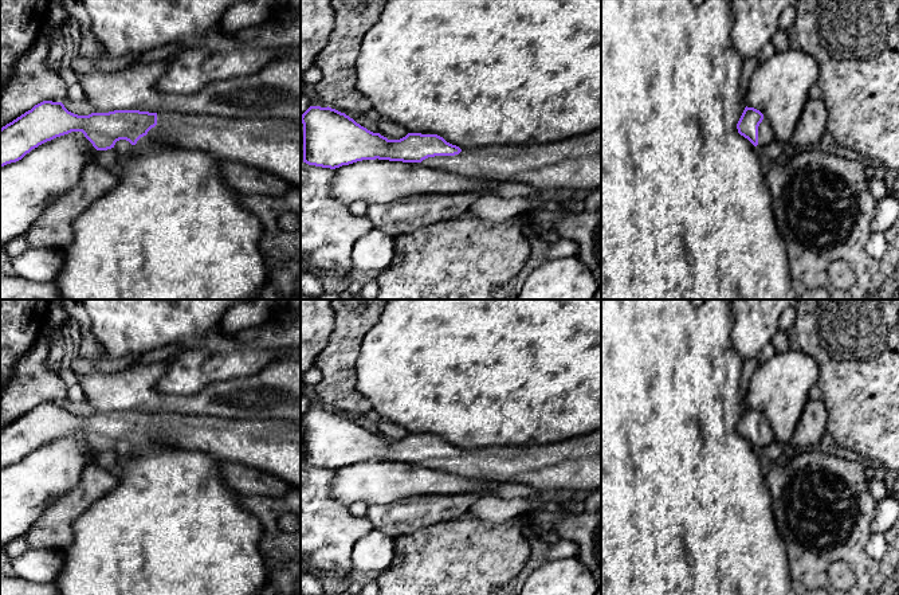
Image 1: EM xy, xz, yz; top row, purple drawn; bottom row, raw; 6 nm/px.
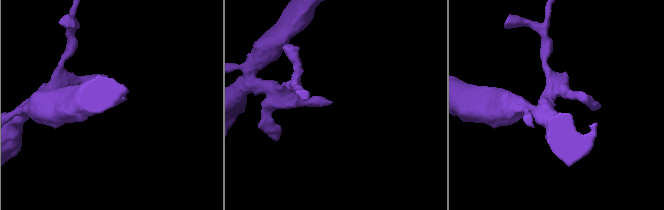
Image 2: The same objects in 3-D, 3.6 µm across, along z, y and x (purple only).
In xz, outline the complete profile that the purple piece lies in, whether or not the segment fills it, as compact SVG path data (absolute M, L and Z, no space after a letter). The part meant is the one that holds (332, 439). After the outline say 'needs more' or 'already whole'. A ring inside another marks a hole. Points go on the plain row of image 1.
M310 407L302 416L303 463L335 470L362 461L421 463L460 477L491 482L527 485L538 492L551 489L590 490L601 488L601 430L549 445L491 446L462 451L437 435L408 434L400 441L388 441L357 424L331 408Z; needs more

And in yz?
M745 408L738 424L738 434L754 447L762 449L774 441L770 423L754 408Z; needs more

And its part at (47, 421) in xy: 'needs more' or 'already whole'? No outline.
needs more

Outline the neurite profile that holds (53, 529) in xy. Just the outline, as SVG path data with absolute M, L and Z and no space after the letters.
M91 461L83 470L79 484L59 496L40 514L25 535L30 548L67 549L72 545L72 522L97 500L118 484L118 475Z

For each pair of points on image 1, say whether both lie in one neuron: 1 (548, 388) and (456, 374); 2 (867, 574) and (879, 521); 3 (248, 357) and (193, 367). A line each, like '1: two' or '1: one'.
1: one
2: two
3: one

